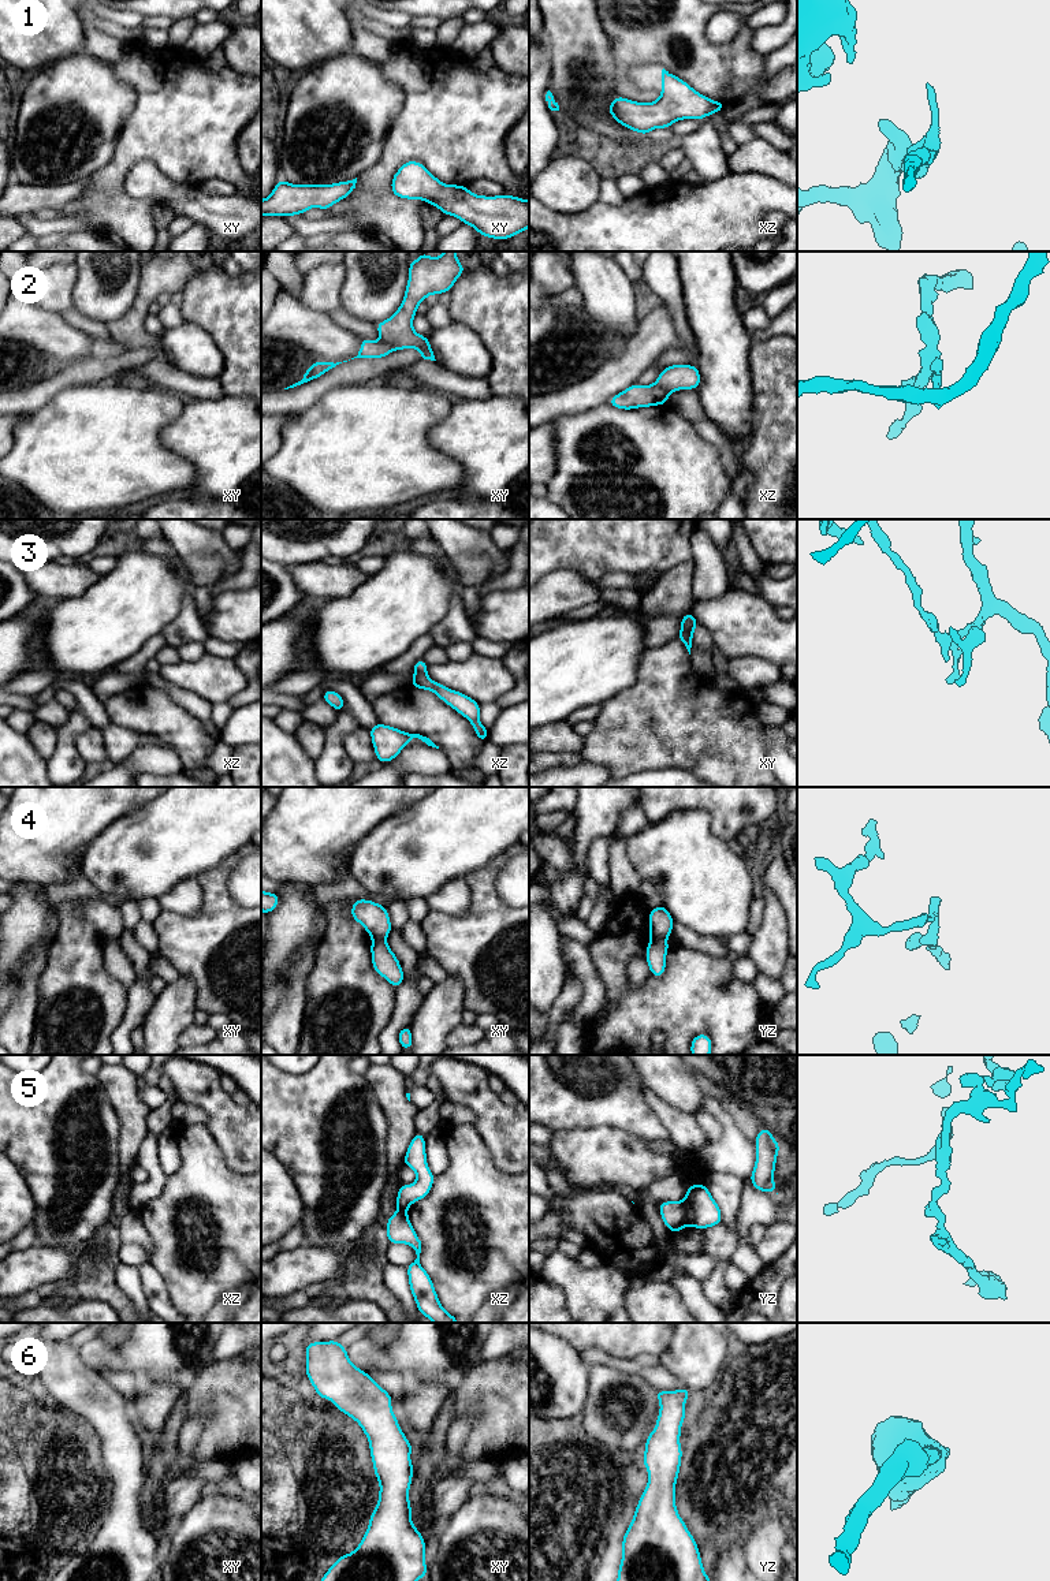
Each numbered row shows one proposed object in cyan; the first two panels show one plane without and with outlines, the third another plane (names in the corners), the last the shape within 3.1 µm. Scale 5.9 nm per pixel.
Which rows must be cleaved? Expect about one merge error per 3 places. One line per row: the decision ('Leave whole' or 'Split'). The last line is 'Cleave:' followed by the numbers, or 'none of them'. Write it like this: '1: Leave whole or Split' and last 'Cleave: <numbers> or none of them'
1: Leave whole
2: Split
3: Split
4: Split
5: Split
6: Leave whole
Cleave: 2, 3, 4, 5

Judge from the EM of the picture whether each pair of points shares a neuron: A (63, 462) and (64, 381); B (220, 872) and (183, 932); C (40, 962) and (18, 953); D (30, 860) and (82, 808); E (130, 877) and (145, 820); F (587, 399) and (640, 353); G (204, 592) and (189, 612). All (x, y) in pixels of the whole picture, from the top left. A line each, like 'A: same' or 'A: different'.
A: different
B: same
C: different
D: same
E: same
F: same
G: different

